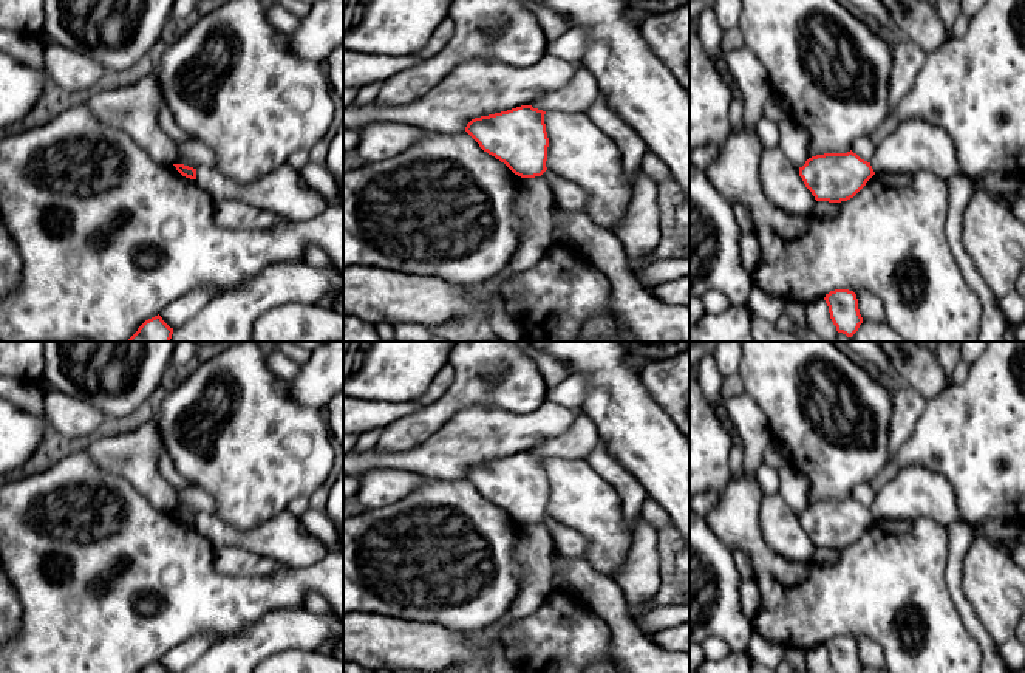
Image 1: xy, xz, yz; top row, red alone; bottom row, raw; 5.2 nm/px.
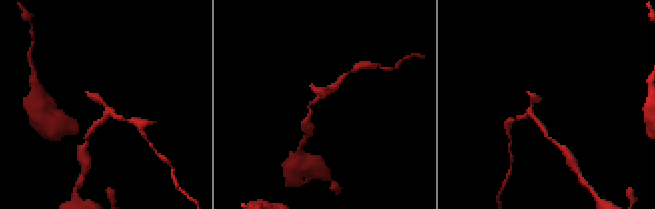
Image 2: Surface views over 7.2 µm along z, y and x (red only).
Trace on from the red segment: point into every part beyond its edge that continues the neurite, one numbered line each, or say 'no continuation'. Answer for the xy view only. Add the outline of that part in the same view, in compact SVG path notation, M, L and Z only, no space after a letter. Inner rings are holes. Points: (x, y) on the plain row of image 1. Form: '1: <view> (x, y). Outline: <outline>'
no continuation

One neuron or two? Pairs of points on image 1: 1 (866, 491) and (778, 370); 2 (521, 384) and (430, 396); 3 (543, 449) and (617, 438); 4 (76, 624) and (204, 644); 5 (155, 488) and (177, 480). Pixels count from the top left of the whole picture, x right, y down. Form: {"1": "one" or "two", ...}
{"1": "two", "2": "two", "3": "two", "4": "two", "5": "two"}

